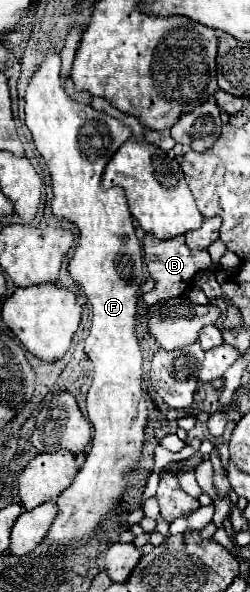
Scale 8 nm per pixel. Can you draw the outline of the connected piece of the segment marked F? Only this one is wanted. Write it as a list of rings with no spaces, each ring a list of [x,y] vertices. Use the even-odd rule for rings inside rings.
[[[49,49],[43,63],[33,71],[25,91],[25,125],[51,173],[53,213],[69,219],[79,229],[79,241],[67,269],[93,309],[85,353],[95,363],[95,377],[87,393],[87,415],[95,433],[85,465],[71,487],[57,497],[59,513],[45,539],[57,545],[83,545],[93,537],[97,523],[123,497],[127,485],[123,477],[127,471],[137,469],[141,455],[147,403],[141,393],[141,351],[133,331],[145,269],[143,247],[135,235],[123,189],[103,189],[101,185],[107,161],[131,137],[131,127],[121,119],[71,99],[61,87],[59,71],[61,51]]]

